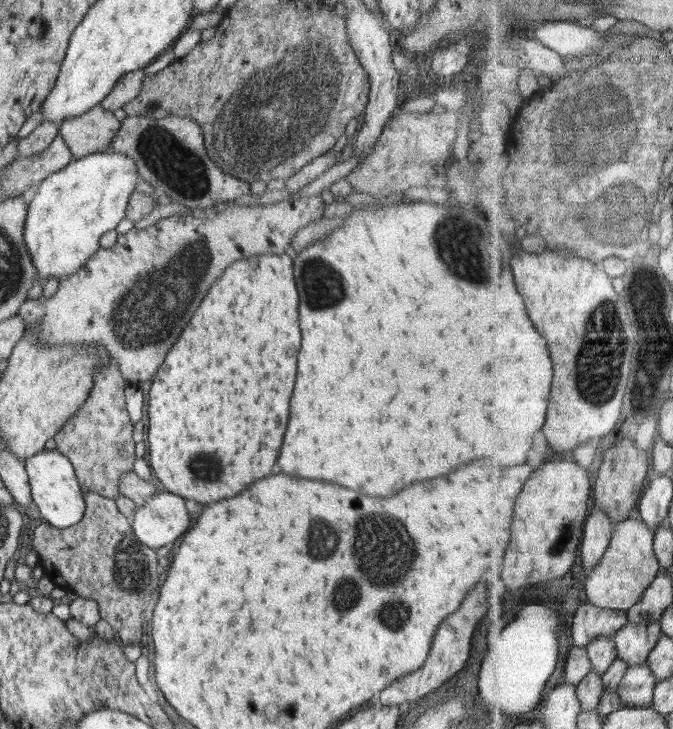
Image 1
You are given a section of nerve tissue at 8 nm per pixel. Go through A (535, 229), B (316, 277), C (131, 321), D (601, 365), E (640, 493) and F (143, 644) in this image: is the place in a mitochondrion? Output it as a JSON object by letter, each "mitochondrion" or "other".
{"A":"other","B":"mitochondrion","C":"mitochondrion","D":"mitochondrion","E":"other","F":"other"}

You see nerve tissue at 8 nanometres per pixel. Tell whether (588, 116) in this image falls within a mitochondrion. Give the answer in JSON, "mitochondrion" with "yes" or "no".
{"mitochondrion":"yes"}

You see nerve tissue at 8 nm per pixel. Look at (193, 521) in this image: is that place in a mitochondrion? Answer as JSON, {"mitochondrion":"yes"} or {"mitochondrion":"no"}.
{"mitochondrion":"no"}

